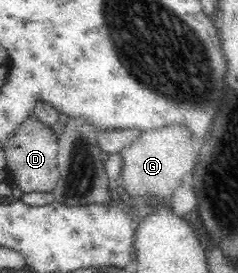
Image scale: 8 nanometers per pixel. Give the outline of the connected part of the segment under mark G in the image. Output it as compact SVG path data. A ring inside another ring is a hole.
M179 125L143 131L135 142L119 152L121 172L118 183L125 193L133 198L164 200L173 198L174 190L182 183L185 175L193 172L195 166L195 144L189 132Z

